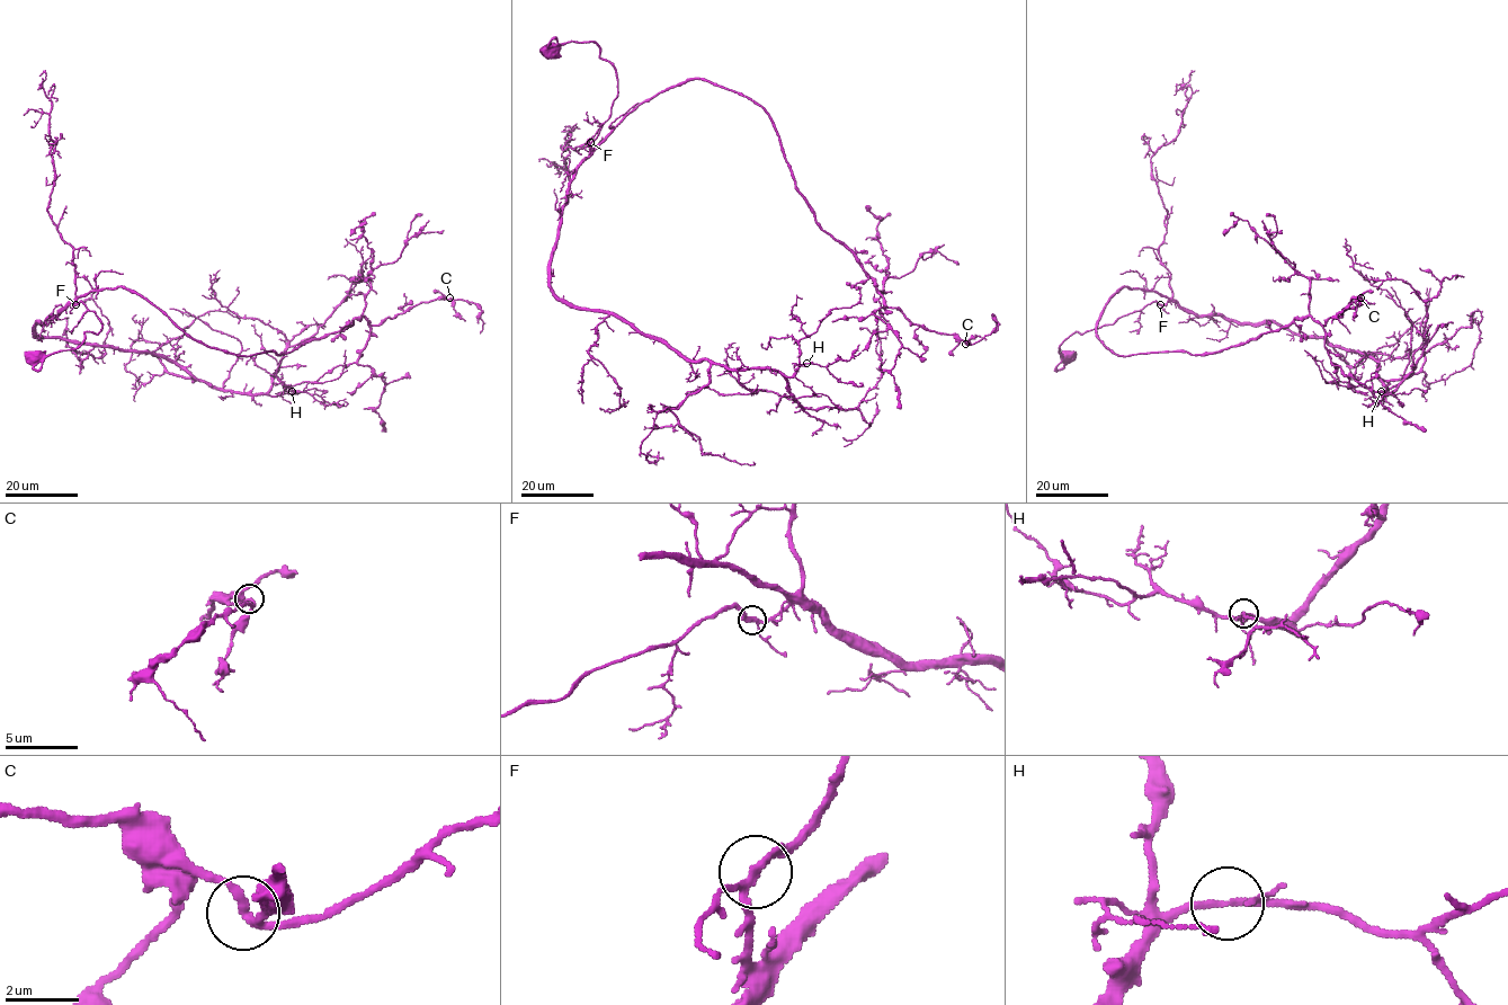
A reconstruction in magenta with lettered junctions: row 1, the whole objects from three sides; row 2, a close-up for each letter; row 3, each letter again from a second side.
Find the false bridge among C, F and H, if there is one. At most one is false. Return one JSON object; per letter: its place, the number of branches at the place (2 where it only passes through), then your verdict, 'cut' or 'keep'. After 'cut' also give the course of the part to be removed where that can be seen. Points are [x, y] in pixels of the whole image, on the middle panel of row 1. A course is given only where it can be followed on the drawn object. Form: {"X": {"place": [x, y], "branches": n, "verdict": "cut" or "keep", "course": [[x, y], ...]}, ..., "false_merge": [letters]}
{"C": {"place": [965, 344], "branches": 3, "verdict": "keep"}, "F": {"place": [590, 142], "branches": 3, "verdict": "keep"}, "H": {"place": [806, 363], "branches": 3, "verdict": "keep"}, "false_merge": []}

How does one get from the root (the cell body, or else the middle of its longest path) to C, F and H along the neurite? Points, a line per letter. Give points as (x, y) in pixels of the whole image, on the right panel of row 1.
C: (1067, 356), (1074, 332), (1167, 303), (1123, 286), (1096, 327), (1123, 356), (1213, 354), (1361, 298)
F: (1067, 356), (1062, 357), (1059, 347), (1074, 332), (1111, 325), (1153, 302), (1160, 304)
H: (1067, 356), (1059, 347), (1074, 332), (1175, 301), (1198, 316), (1275, 322), (1367, 354), (1394, 396), (1381, 391)

